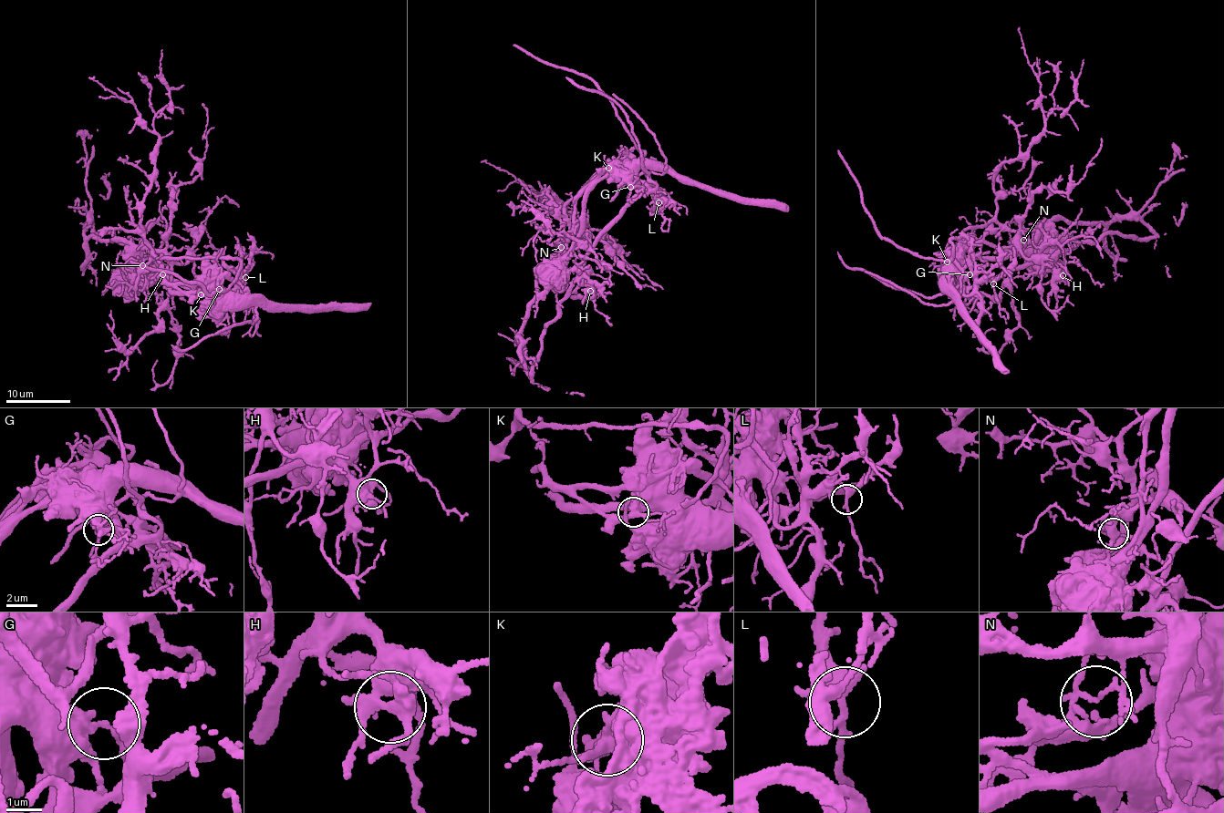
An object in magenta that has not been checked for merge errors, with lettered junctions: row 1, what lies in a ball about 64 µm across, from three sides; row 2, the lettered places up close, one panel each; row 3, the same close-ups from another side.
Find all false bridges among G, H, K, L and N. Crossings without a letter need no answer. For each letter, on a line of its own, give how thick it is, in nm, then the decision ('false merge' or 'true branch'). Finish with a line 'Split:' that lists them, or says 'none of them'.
G: calibre 380 nm; false merge
H: calibre 320 nm; true branch
K: calibre 360 nm; false merge
L: calibre 320 nm; true branch
N: calibre 100 nm; false merge
Split: G, K, N

